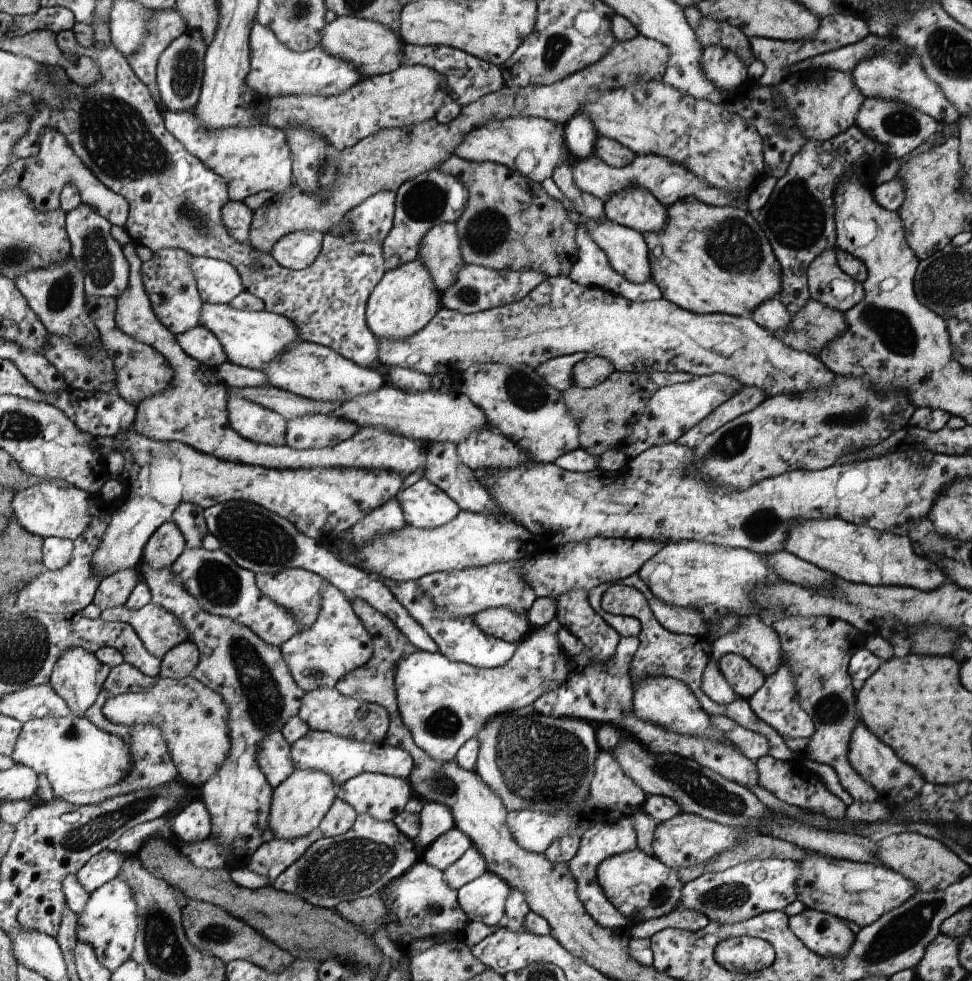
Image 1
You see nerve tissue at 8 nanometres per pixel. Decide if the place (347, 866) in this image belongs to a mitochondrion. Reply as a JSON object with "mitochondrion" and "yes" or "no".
{"mitochondrion":"yes"}

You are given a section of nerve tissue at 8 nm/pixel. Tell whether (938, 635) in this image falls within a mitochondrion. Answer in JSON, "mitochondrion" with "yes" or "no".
{"mitochondrion":"yes"}

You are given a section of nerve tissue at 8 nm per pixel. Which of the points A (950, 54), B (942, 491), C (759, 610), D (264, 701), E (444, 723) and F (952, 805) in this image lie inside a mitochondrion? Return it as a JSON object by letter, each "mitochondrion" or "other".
{"A":"mitochondrion","B":"other","C":"other","D":"mitochondrion","E":"mitochondrion","F":"other"}

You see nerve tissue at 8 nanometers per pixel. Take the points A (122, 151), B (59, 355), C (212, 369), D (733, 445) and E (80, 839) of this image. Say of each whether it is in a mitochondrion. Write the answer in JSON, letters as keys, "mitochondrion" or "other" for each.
{"A":"mitochondrion","B":"other","C":"other","D":"mitochondrion","E":"mitochondrion"}

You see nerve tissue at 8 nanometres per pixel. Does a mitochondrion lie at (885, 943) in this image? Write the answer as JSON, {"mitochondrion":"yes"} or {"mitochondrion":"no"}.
{"mitochondrion":"yes"}

